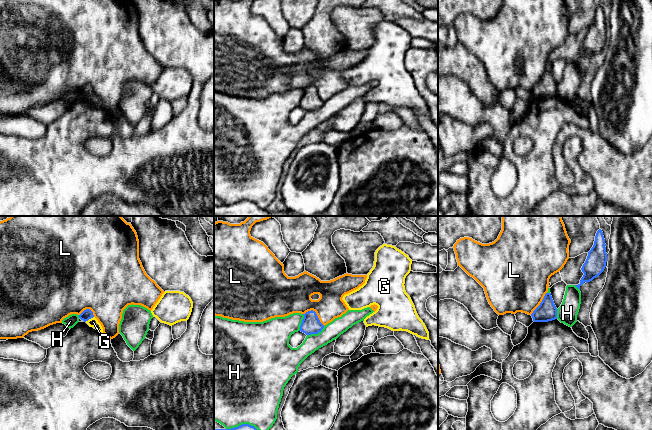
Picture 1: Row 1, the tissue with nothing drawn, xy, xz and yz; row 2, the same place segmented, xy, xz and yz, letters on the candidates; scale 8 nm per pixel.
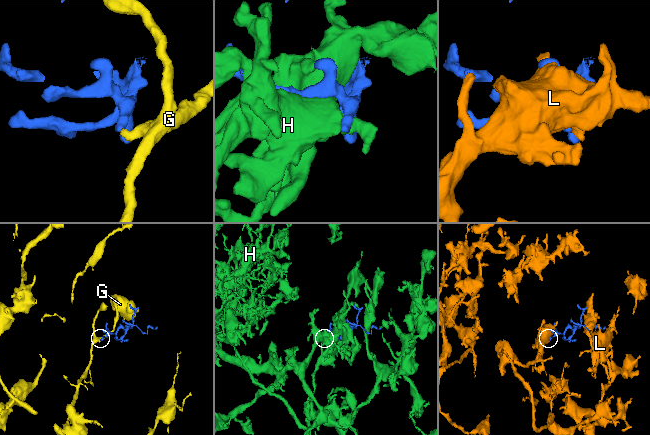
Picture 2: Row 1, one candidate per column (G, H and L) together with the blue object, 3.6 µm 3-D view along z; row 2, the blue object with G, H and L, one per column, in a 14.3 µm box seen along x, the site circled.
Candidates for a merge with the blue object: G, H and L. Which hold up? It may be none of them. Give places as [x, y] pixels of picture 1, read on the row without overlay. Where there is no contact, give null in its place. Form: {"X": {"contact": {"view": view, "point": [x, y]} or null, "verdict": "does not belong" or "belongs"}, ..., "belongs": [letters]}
{"G": {"contact": {"view": "xy", "point": [89, 94]}, "verdict": "does not belong"}, "H": {"contact": {"view": "xz", "point": [316, 109]}, "verdict": "does not belong"}, "L": {"contact": {"view": "xz", "point": [315, 89]}, "verdict": "does not belong"}, "belongs": []}

